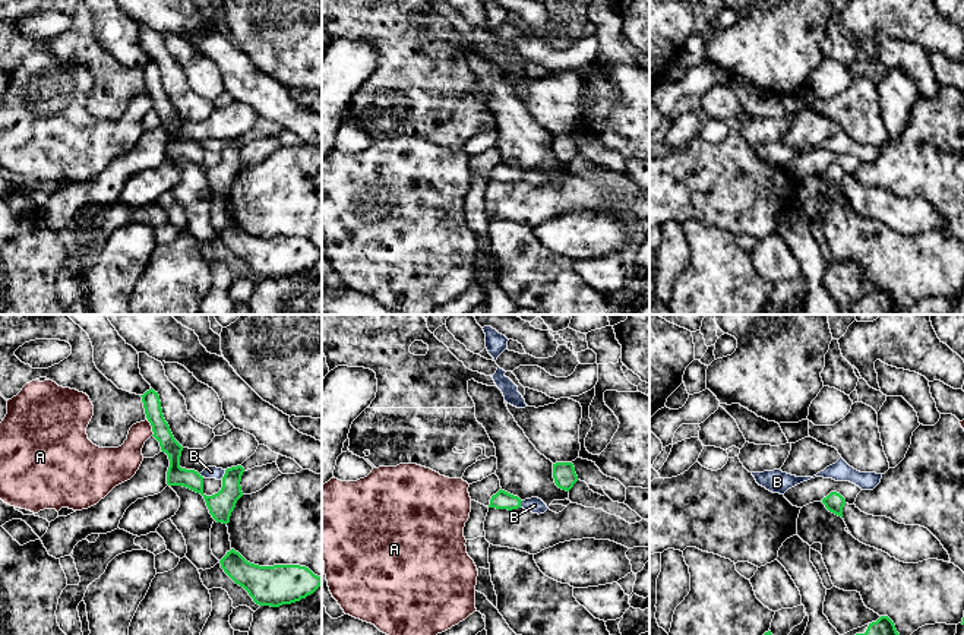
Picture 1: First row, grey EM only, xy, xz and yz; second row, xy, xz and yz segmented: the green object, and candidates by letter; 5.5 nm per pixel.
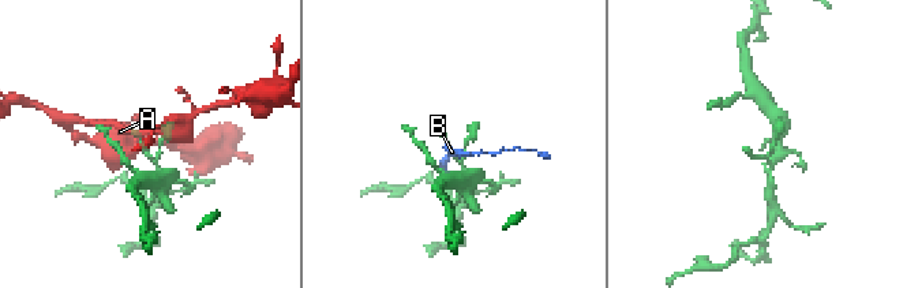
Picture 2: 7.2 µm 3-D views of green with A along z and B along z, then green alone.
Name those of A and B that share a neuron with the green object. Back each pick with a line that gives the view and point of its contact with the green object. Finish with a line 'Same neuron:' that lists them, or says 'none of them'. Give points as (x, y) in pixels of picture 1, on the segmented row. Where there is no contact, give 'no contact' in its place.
Same neuron: none of them

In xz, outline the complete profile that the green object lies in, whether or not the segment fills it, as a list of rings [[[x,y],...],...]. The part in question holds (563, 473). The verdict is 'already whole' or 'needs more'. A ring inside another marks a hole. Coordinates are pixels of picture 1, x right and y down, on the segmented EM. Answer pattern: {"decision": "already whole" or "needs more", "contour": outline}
{"decision": "already whole", "contour": [[[572,462],[553,464],[553,478],[559,489],[569,492],[578,481],[573,464]]]}

